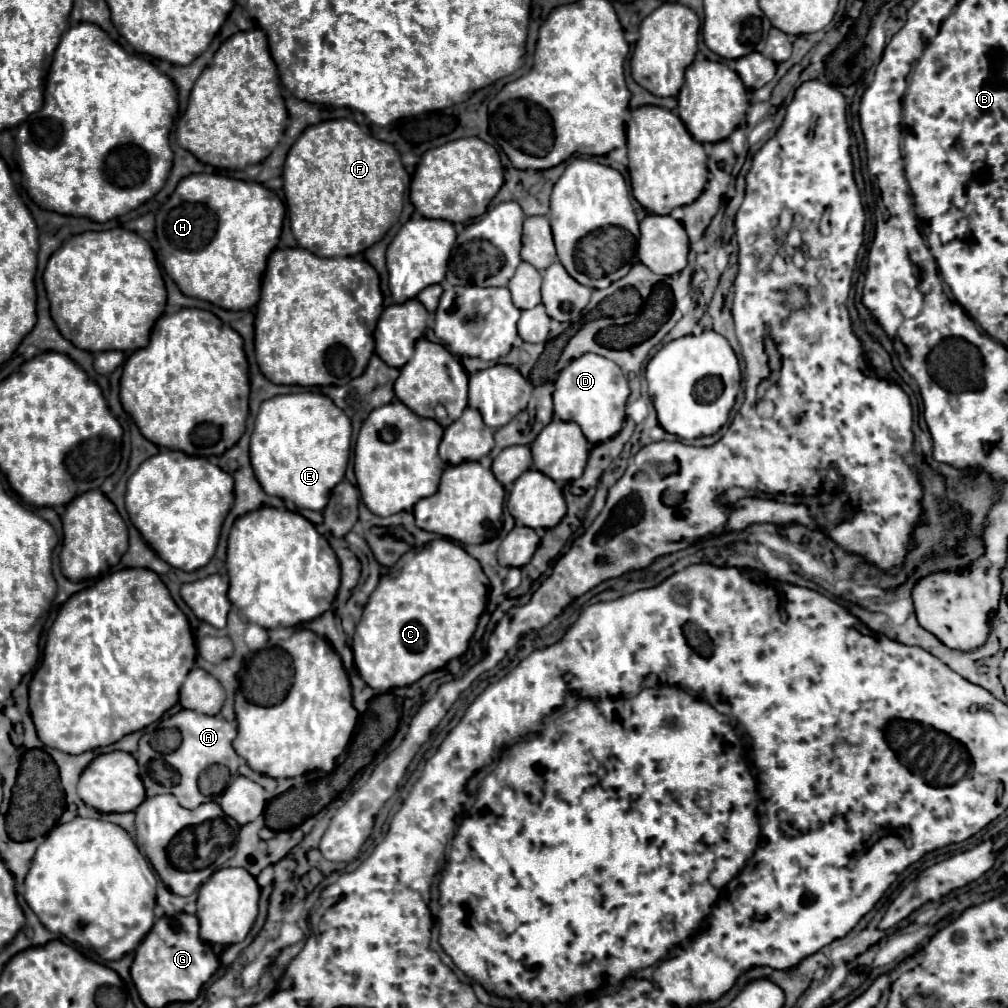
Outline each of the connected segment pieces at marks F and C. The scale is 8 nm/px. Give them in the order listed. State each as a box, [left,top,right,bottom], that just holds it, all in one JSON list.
[[282,118,411,258],[354,538,488,690]]

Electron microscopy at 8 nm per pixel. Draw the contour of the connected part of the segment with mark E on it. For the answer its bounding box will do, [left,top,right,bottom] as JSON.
[250,392,350,512]

